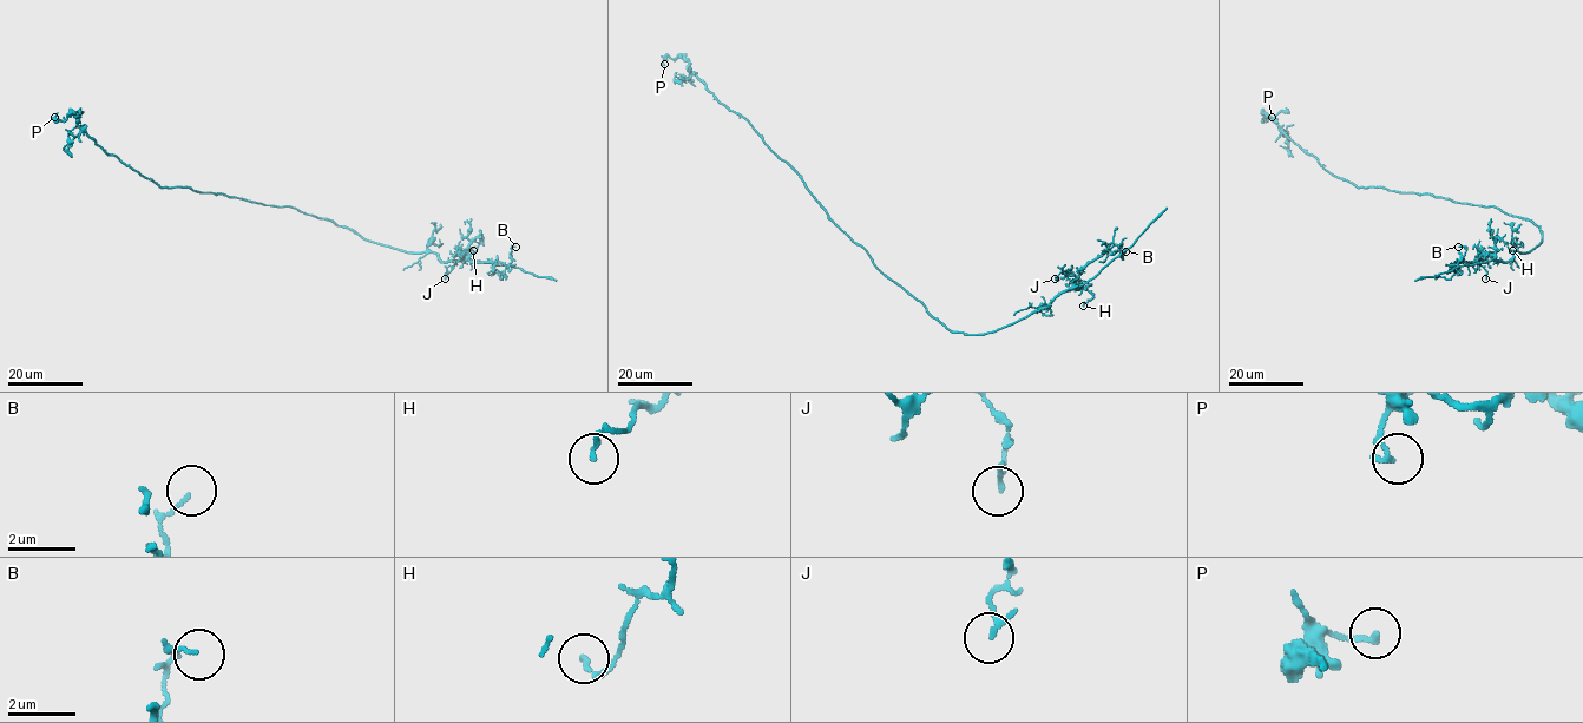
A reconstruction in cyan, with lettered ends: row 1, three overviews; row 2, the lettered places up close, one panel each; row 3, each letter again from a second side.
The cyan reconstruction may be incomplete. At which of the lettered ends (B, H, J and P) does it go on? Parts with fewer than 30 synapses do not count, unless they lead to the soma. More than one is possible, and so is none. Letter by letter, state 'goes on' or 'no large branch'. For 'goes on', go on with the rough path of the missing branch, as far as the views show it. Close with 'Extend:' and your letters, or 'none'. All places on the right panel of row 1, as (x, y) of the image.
B: no large branch
H: no large branch
J: no large branch
P: no large branch
Extend: none

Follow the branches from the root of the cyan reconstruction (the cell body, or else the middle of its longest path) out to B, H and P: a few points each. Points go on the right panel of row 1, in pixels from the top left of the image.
B: (1486, 206), (1531, 219), (1541, 242), (1505, 262), (1480, 255), (1452, 267), (1466, 251), (1458, 247)
H: (1486, 206), (1539, 228), (1541, 242), (1531, 251), (1505, 262), (1493, 257), (1498, 237), (1512, 250)
P: (1486, 206), (1429, 194), (1357, 188), (1329, 173), (1265, 114), (1266, 122), (1272, 117)

